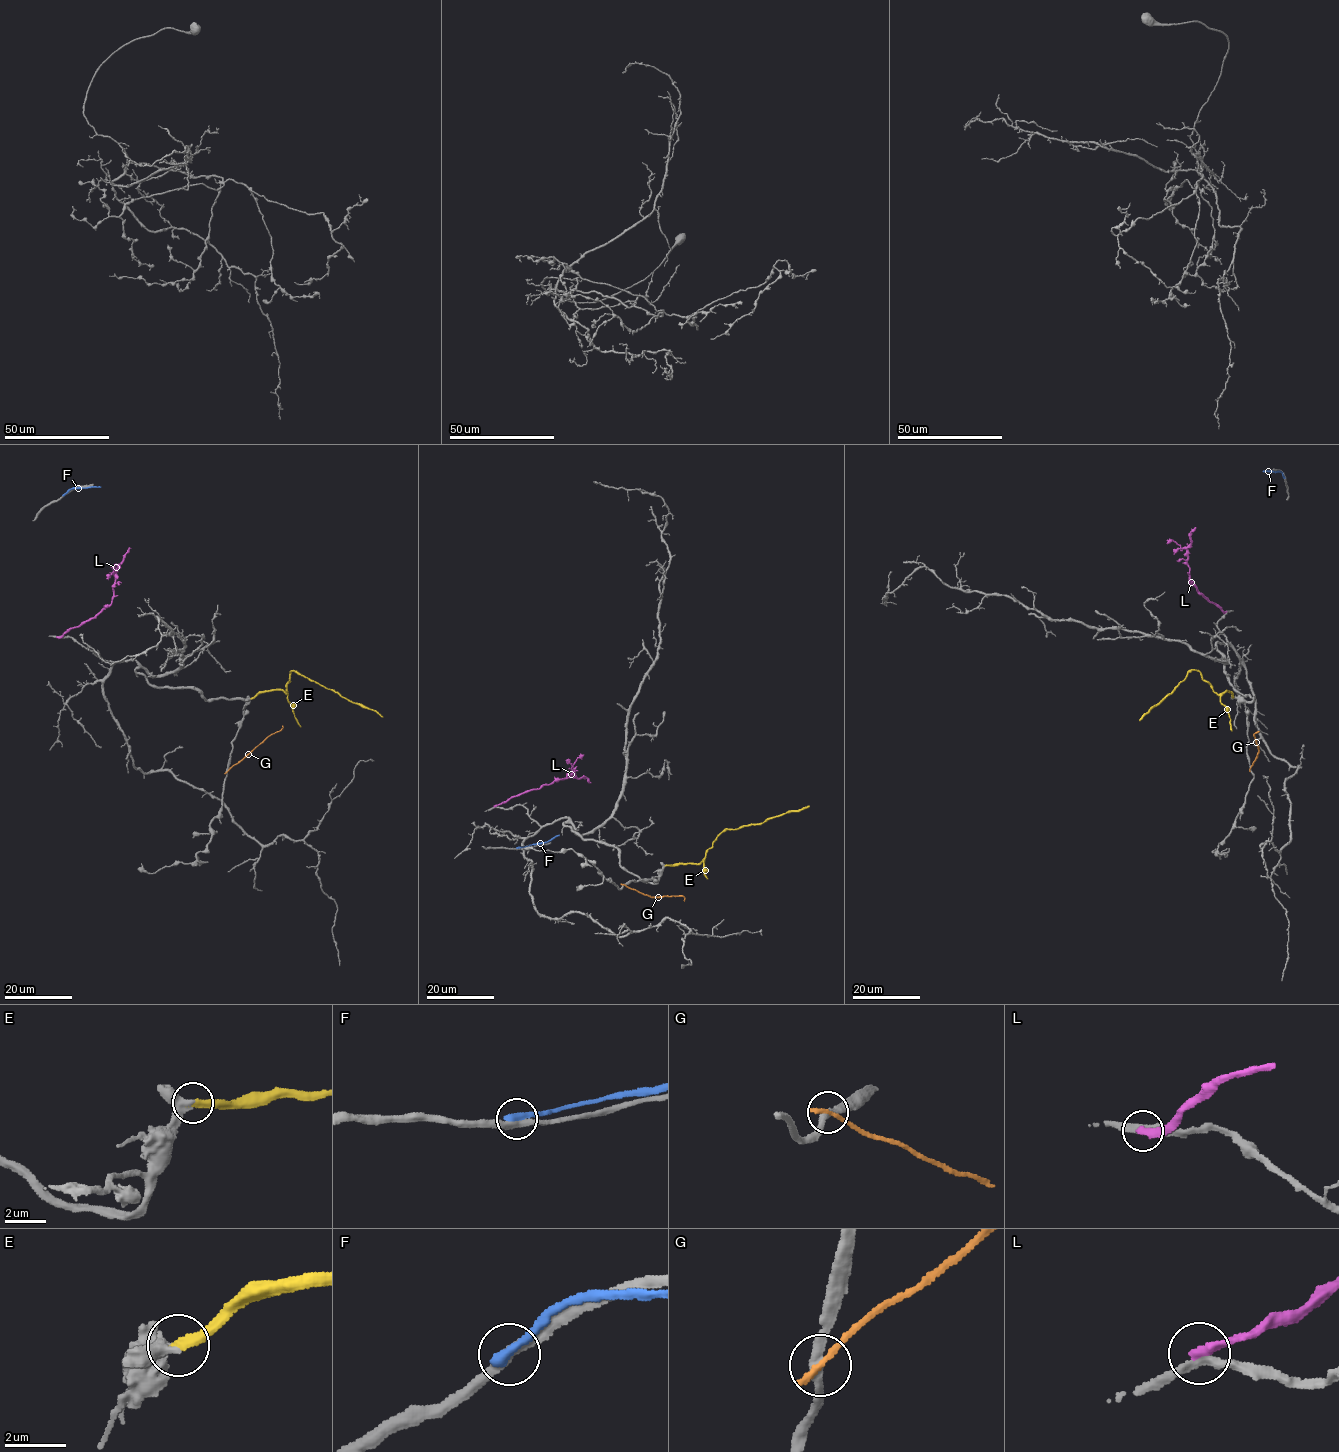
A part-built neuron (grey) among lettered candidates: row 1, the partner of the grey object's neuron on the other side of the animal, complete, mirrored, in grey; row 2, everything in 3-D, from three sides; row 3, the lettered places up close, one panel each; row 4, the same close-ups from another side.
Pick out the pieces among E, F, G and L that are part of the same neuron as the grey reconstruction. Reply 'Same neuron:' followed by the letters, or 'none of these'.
Same neuron: E

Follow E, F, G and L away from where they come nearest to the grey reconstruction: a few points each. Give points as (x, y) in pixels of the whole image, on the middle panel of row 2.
E: (665, 865), (698, 864), (715, 838), (726, 829), (761, 824), (809, 806)
F: (518, 848), (548, 842), (559, 835)
G: (623, 884), (651, 897), (682, 896), (684, 901)
L: (495, 806), (567, 775), (585, 777), (590, 783)

